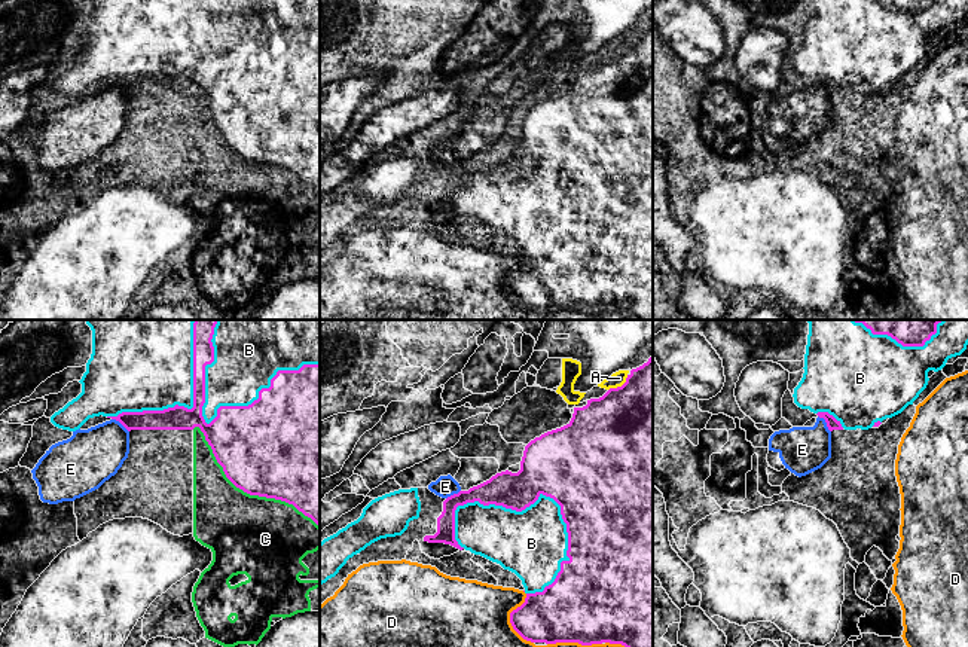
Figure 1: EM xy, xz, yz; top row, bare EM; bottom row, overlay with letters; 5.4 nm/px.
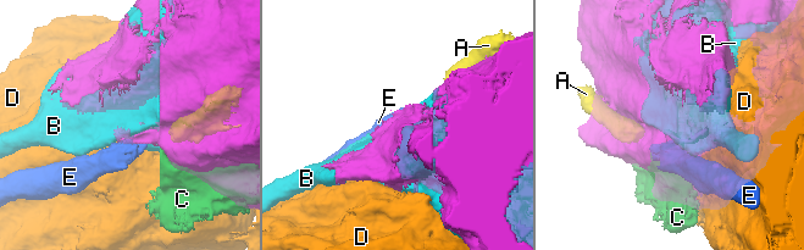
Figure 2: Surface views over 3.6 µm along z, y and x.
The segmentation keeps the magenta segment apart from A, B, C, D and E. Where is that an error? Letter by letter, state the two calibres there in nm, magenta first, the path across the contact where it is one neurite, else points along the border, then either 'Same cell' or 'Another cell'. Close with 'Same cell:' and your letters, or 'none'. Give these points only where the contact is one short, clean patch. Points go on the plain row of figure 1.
A: Thickness 500 nm (magenta) against 80 nm. Another cell
B: Thickness 380 nm (magenta) against 360 nm. Same cell
C: Thickness 500 nm (magenta) against 440 nm. Another cell
D: Thickness 300 nm (magenta) against 460 nm. Another cell
E: Thickness 60 nm (magenta) against 260 nm. Boundary: yz (818, 82), (830, 98). Another cell
Same cell: B

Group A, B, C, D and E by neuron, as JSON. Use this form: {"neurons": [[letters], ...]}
{"neurons": [["A", "E"], ["B"], ["C"], ["D"]]}

